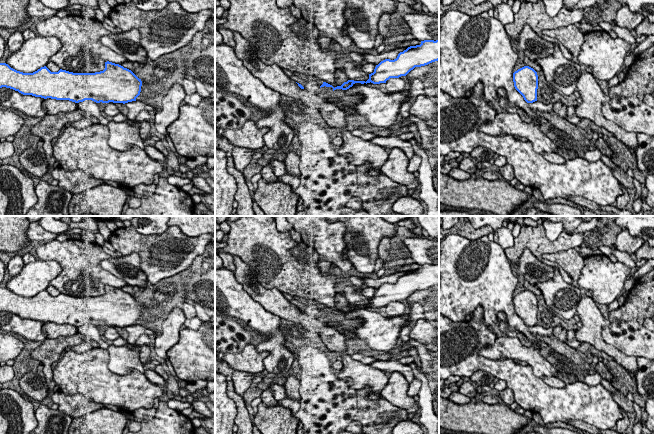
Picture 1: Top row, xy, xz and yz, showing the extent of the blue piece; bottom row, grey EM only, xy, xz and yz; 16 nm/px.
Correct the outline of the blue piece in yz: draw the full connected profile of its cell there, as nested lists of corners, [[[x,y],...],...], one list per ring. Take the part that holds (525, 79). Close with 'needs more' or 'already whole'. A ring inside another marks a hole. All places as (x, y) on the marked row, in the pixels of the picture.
[[[524,66],[513,73],[515,89],[523,96],[527,103],[537,101],[538,75],[537,72]]]; already whole

